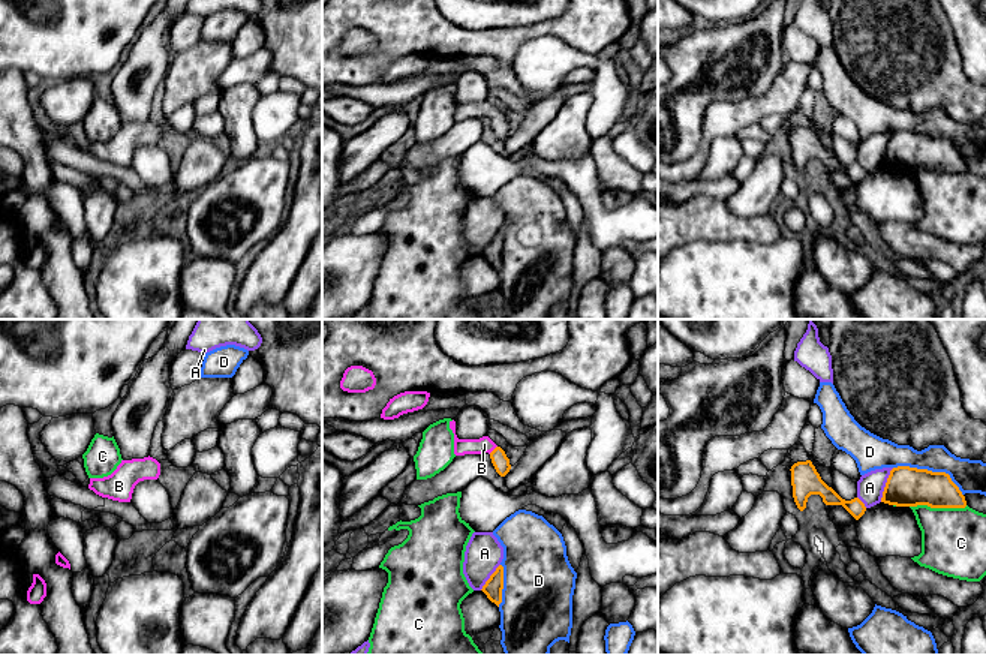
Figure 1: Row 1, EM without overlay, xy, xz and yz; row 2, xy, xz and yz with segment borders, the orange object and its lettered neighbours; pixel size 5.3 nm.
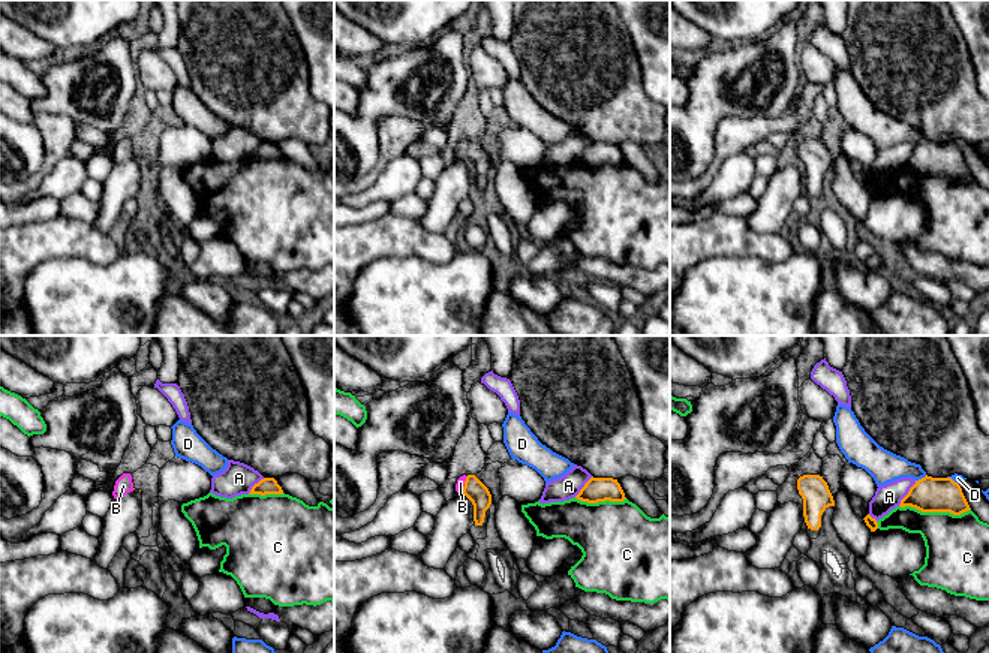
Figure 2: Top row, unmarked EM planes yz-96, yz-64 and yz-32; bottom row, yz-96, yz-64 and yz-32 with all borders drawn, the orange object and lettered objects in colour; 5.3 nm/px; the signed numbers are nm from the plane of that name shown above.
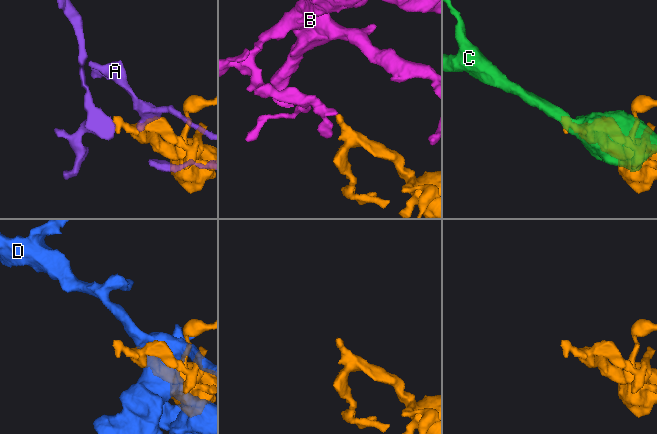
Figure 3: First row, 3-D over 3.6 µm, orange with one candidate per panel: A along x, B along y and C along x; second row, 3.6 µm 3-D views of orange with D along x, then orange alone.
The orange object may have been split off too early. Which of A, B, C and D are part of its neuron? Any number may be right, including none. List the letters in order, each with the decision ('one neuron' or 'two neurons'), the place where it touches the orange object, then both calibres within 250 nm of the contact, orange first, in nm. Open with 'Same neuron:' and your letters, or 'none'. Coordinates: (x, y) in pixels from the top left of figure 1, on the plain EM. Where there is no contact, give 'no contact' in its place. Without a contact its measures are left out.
Same neuron: B
A: two neurons | yz (886, 149) | 220/140 nm
B: one neuron | xz (493, 114) | 90/90 nm
C: two neurons | yz (938, 171) | 220/360 nm
D: two neurons | yz (931, 135) | 220/180 nm

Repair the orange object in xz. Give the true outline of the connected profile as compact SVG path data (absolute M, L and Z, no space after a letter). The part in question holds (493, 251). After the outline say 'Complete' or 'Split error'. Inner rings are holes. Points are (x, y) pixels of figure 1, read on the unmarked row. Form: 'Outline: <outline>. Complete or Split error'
Outline: M499 229L496 235L490 240L490 243L483 250L483 256L487 262L494 267L497 271L502 267L502 253L503 253L503 231Z. Complete

